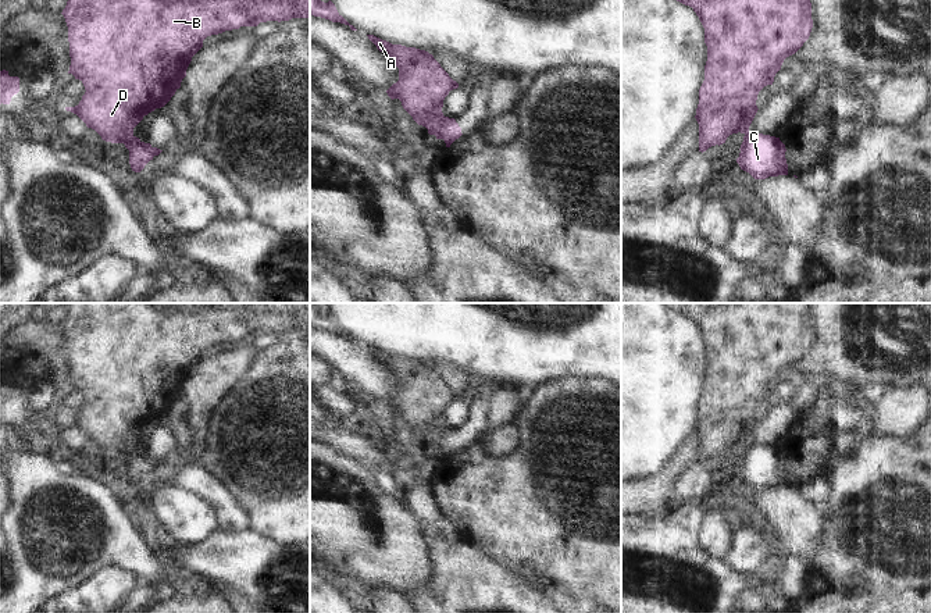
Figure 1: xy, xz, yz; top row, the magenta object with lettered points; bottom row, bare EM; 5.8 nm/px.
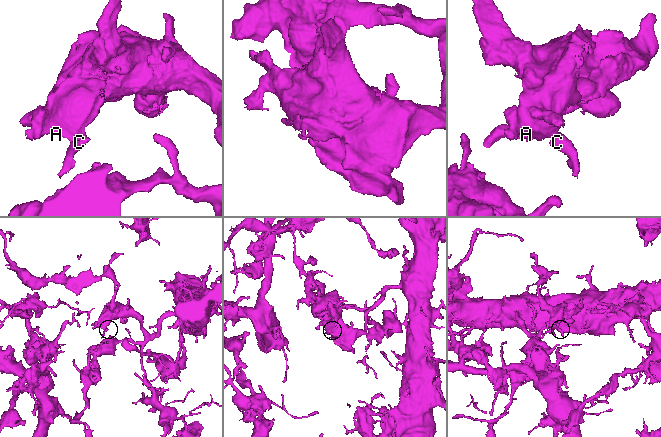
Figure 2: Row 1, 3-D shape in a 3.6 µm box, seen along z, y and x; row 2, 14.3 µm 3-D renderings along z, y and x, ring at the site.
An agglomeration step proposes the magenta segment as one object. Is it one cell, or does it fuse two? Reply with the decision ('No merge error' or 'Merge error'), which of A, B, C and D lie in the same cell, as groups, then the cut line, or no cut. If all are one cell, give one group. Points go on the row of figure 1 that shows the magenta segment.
Merge error. Groups: A B D / C. Split along xz (442, 114), (428, 131).

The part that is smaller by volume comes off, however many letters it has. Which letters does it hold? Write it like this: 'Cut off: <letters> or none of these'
Cut off: C

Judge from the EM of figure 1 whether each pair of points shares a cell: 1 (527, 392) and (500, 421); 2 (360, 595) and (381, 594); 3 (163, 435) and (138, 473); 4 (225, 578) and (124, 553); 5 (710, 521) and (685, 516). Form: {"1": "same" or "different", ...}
{"1": "same", "2": "different", "3": "same", "4": "different", "5": "different"}

